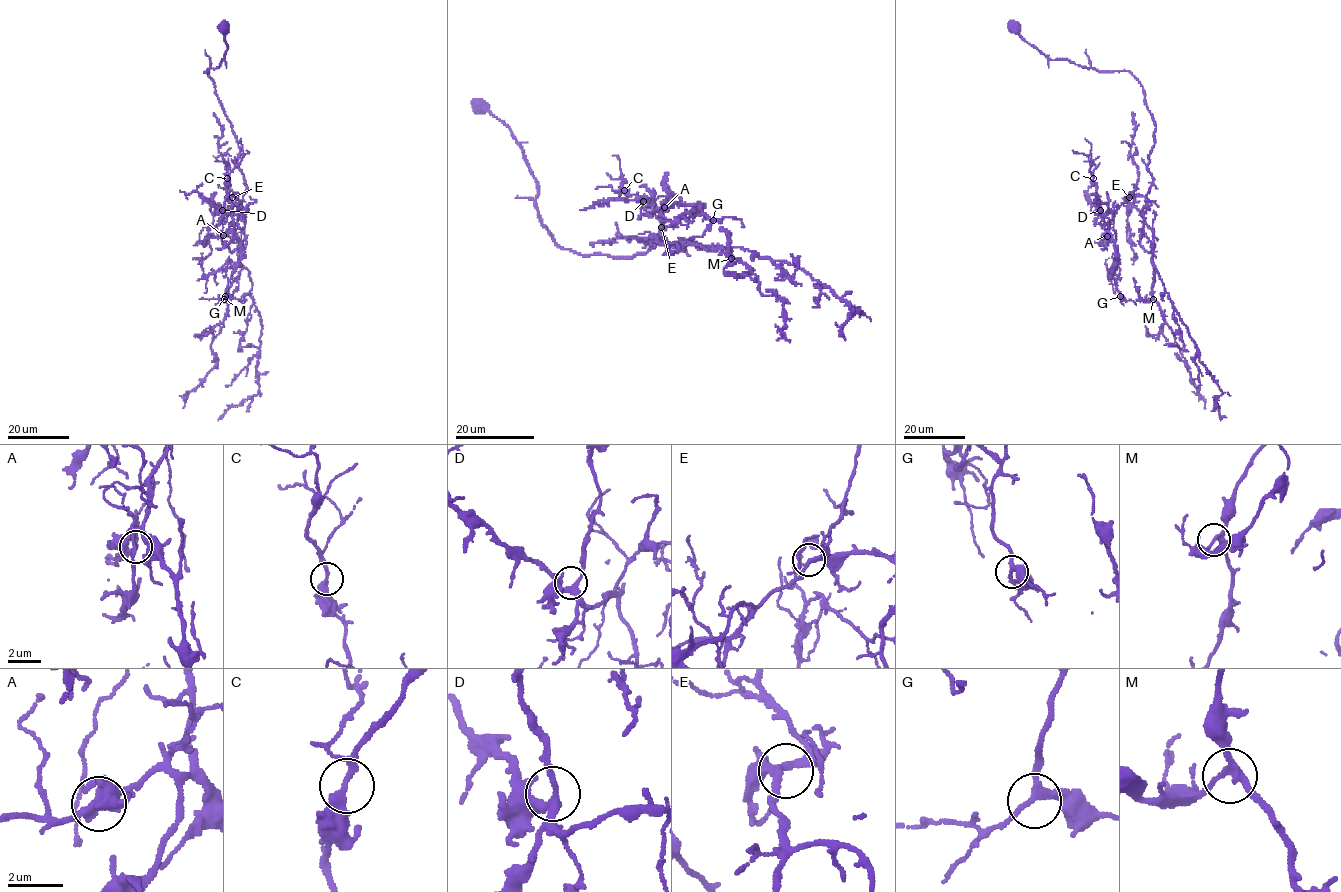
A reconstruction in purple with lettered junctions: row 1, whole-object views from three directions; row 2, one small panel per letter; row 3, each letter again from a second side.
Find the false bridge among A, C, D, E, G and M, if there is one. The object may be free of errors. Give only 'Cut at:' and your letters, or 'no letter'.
Cut at: no letter

